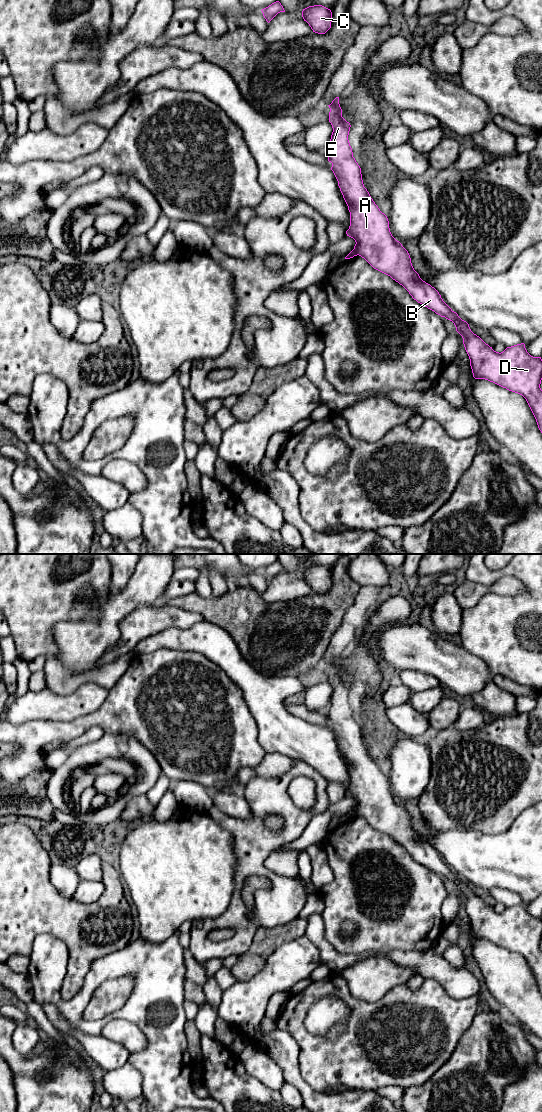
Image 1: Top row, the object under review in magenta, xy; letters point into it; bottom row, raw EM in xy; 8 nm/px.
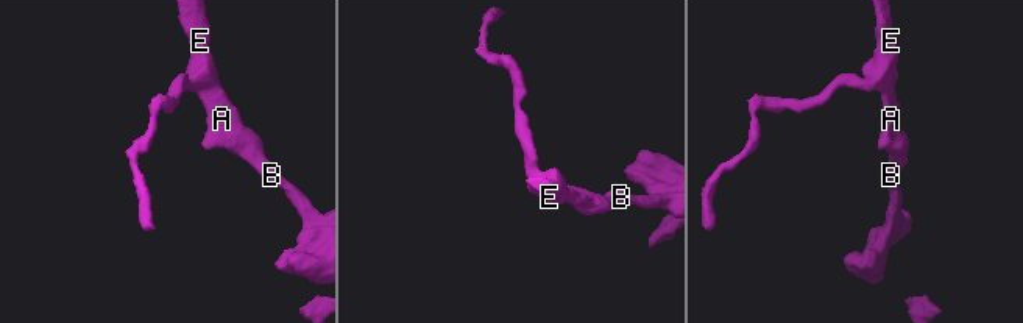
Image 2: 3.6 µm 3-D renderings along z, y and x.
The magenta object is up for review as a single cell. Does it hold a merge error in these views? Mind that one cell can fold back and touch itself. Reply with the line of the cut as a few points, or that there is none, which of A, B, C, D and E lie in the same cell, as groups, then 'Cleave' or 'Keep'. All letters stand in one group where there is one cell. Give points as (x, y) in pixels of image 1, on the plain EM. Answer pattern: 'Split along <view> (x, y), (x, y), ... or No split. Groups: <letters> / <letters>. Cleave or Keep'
No split. Groups: A B C D E. Keep

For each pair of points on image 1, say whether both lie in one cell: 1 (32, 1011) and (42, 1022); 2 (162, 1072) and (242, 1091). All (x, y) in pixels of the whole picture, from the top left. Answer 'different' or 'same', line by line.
1: same
2: different

